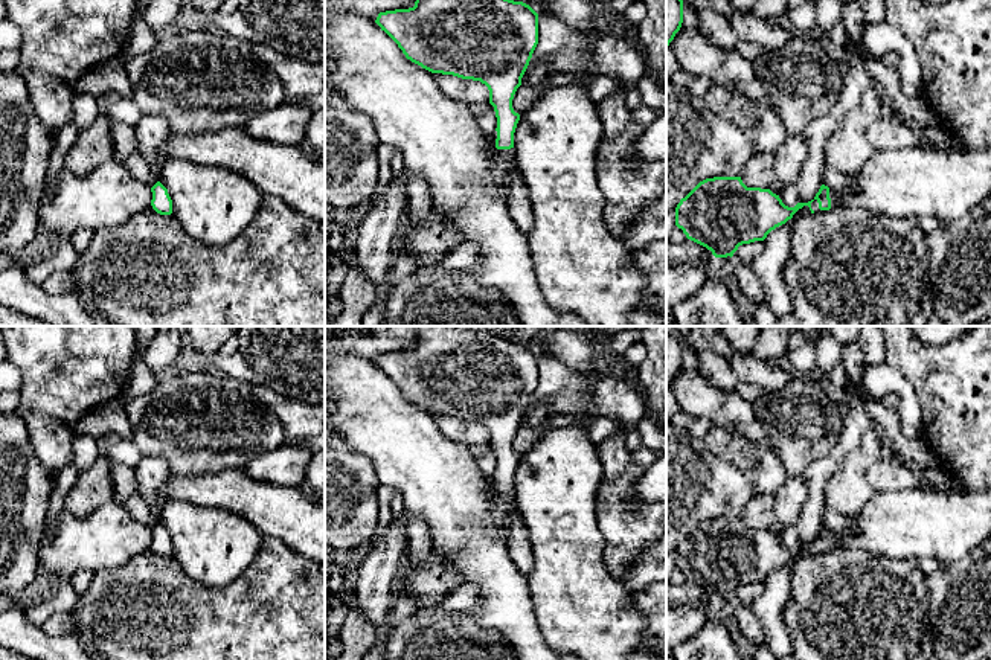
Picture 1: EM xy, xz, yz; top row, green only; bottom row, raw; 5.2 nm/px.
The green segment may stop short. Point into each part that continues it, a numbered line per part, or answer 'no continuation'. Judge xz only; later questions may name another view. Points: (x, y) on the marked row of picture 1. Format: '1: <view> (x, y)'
1: xz (519, 205)

